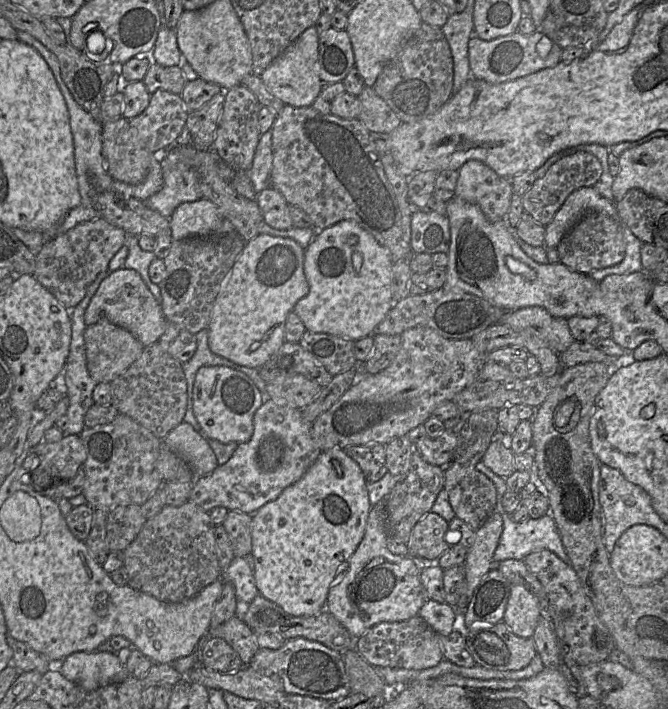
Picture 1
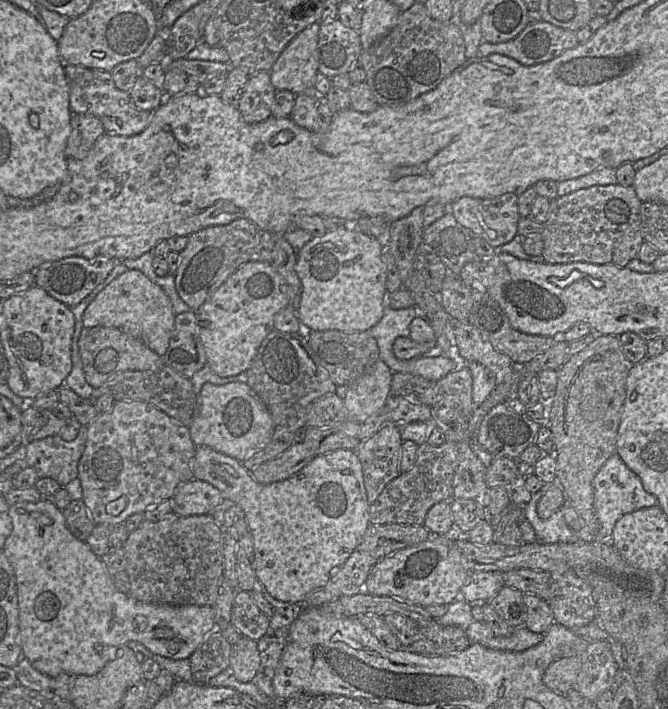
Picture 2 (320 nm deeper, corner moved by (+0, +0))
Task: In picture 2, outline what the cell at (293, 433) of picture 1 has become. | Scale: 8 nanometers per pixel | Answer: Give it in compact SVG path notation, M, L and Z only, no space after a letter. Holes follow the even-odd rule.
M192 479L190 481L181 482L177 485L172 497L173 513L179 516L192 516L201 514L211 514L218 507L227 505L226 499L221 492L206 481Z

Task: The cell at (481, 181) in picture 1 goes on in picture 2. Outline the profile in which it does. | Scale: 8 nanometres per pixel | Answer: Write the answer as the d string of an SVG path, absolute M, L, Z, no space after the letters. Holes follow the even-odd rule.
M505 193L487 199L464 196L454 201L449 206L449 211L459 224L495 248L510 242L518 234L518 223L521 217L518 209L518 196L514 193Z

